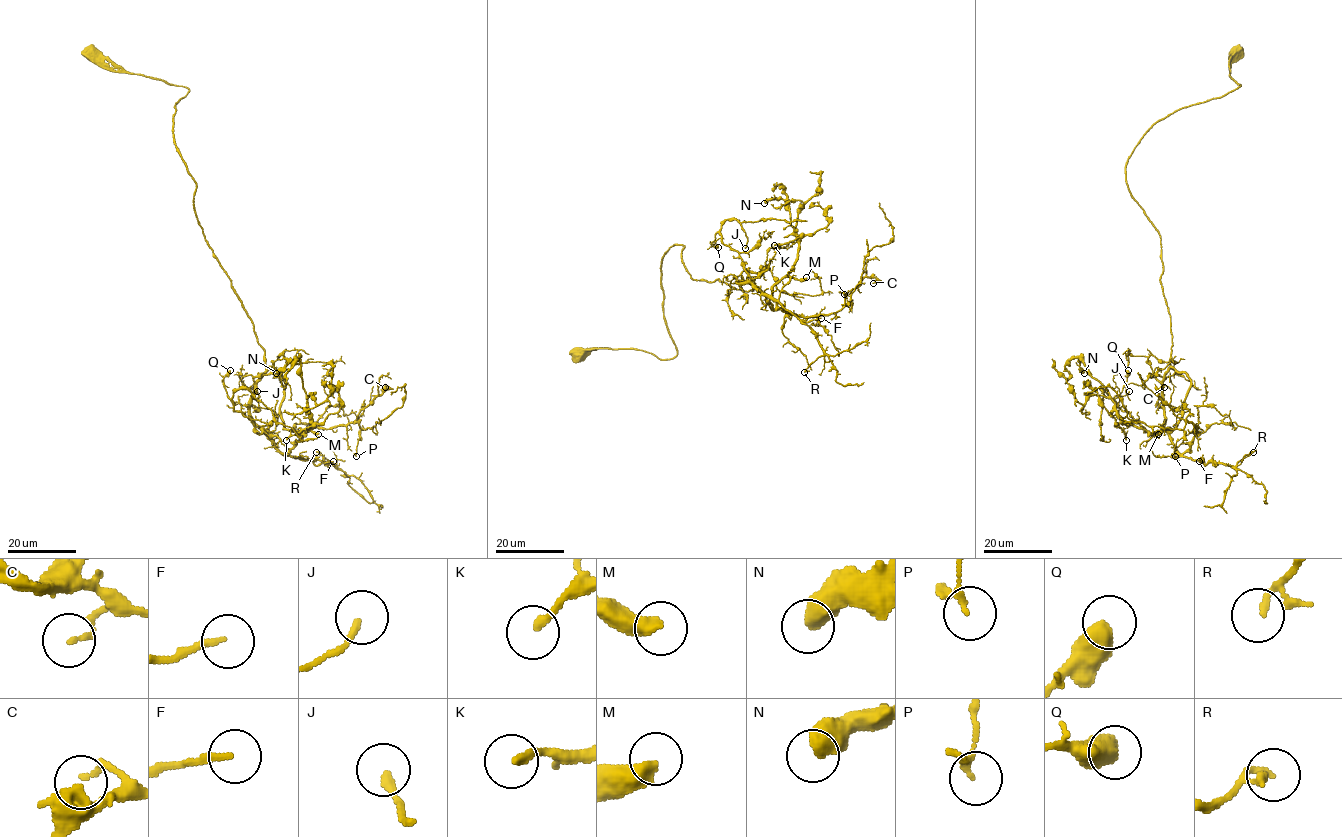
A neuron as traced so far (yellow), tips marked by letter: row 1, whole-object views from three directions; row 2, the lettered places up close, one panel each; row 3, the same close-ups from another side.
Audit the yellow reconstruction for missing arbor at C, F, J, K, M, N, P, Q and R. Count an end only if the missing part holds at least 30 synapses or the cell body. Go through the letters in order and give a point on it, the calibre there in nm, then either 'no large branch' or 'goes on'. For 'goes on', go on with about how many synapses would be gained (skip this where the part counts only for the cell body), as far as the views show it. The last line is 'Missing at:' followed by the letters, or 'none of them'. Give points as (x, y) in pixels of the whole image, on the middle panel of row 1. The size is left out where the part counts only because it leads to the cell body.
C: place (873, 283); calibre 140 nm; no large branch
F: place (821, 318); calibre 170 nm; no large branch
J: place (745, 248); calibre 200 nm; no large branch
K: place (774, 245); calibre 240 nm; no large branch
M: place (806, 277); calibre 400 nm; goes on; 70 synapses
N: place (764, 203); calibre 550 nm; no large branch
P: place (844, 294); calibre 150 nm; no large branch
Q: place (718, 247); calibre 600 nm; no large branch
R: place (804, 372); calibre 120 nm; no large branch
Missing at: M

